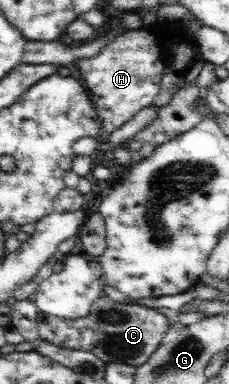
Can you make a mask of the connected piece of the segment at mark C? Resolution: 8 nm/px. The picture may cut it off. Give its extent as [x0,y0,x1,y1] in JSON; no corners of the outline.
[38,294,170,367]

